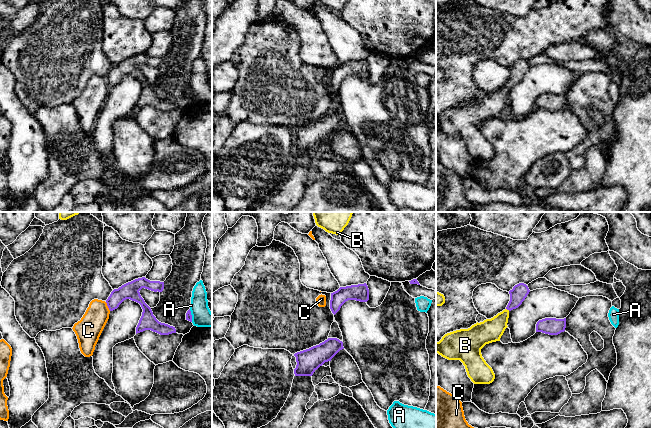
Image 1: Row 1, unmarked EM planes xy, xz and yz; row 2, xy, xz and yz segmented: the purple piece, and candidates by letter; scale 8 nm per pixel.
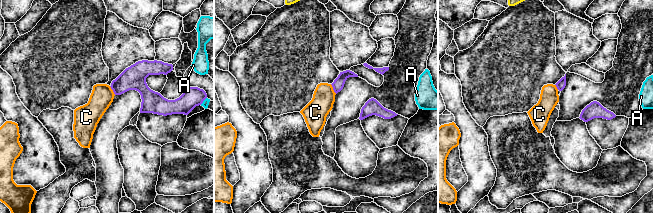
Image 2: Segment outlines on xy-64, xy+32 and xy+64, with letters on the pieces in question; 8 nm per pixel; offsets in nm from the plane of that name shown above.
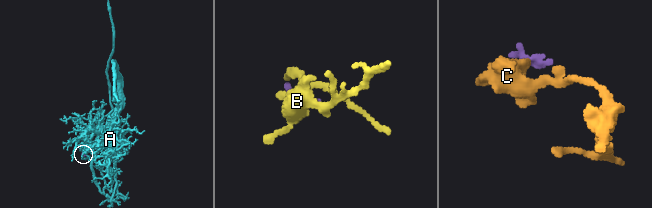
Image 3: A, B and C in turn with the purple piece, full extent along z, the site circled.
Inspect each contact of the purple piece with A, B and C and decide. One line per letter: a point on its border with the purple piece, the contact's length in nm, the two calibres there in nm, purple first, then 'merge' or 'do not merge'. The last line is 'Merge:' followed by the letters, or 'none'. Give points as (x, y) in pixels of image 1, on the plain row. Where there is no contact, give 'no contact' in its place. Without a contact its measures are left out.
A: contact xy (191, 91); length 110 nm; calibres 50 and 160 nm; do not merge
B: contact yz (508, 85); length 40 nm; calibres 130 and 190 nm; merge
C: contact xy (107, 81); length 80 nm; calibres 140 and 200 nm; do not merge
Merge: B

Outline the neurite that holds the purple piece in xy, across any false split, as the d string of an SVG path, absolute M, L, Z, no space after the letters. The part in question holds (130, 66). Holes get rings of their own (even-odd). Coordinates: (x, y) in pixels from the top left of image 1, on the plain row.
M142 53L128 58L118 65L114 65L106 76L109 86L113 87L117 85L124 76L130 75L139 79L143 85L142 92L136 103L136 110L145 106L151 106L160 111L176 109L175 103L161 99L156 95L151 84L145 79L144 75L140 71L139 67L142 64L154 68L162 68L164 65L164 58L150 57L145 53Z

